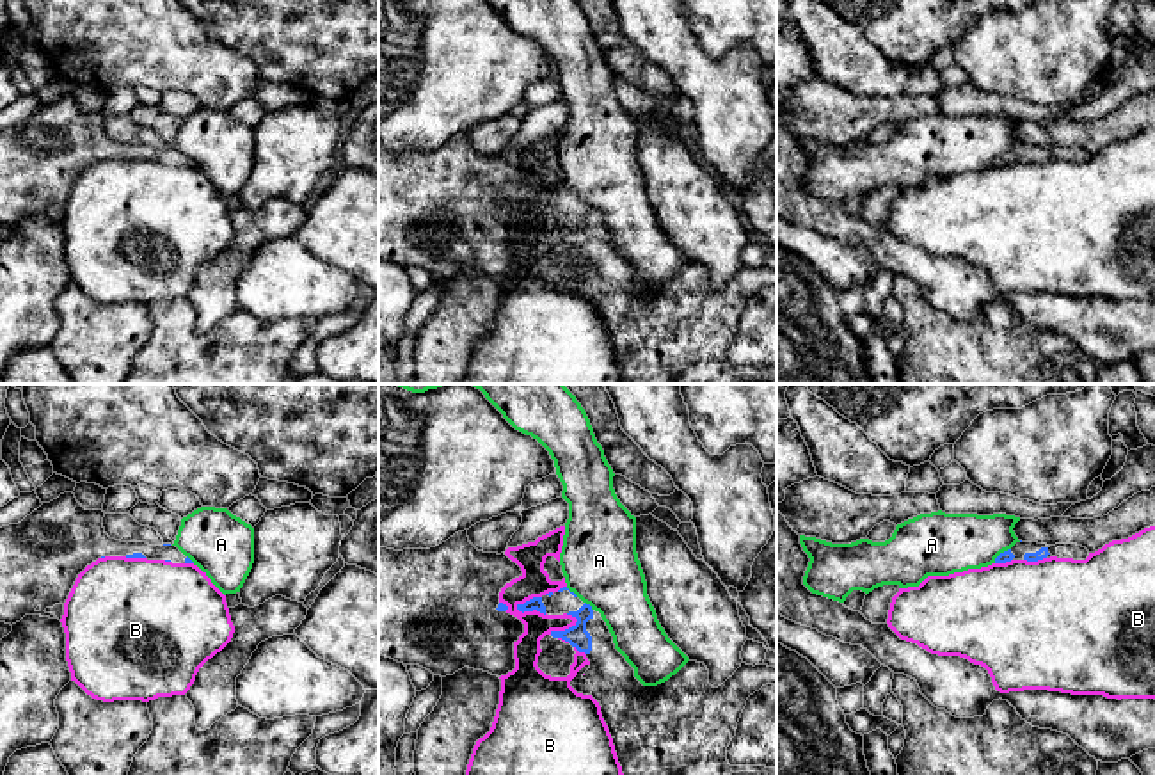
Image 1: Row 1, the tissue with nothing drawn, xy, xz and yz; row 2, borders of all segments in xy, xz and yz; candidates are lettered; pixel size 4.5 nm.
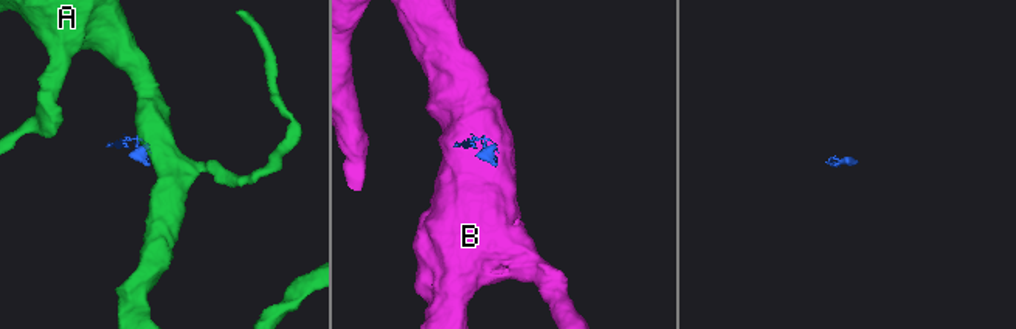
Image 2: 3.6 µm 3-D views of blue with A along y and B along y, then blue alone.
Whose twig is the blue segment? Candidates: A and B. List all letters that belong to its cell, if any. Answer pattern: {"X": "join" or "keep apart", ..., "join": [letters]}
{"A": "keep apart", "B": "keep apart", "join": []}

